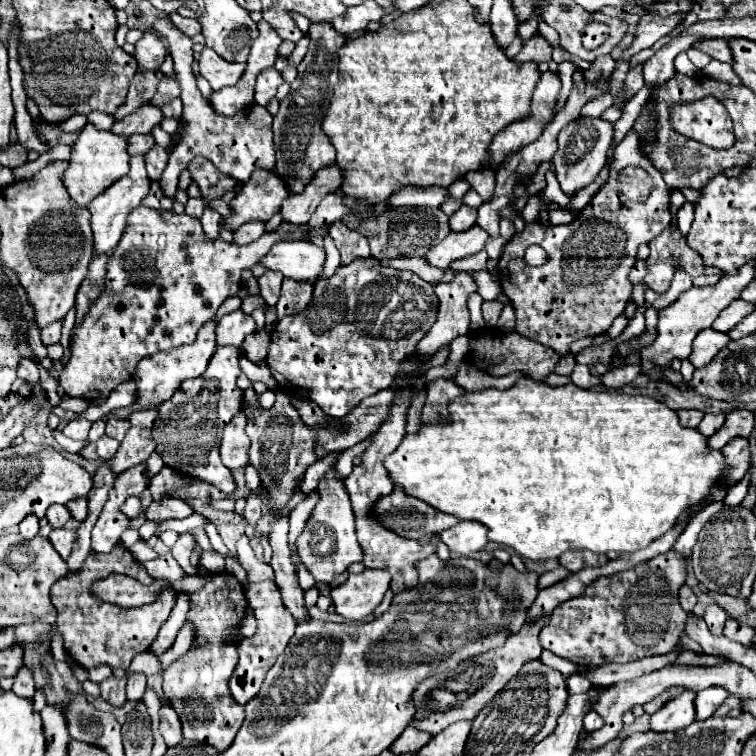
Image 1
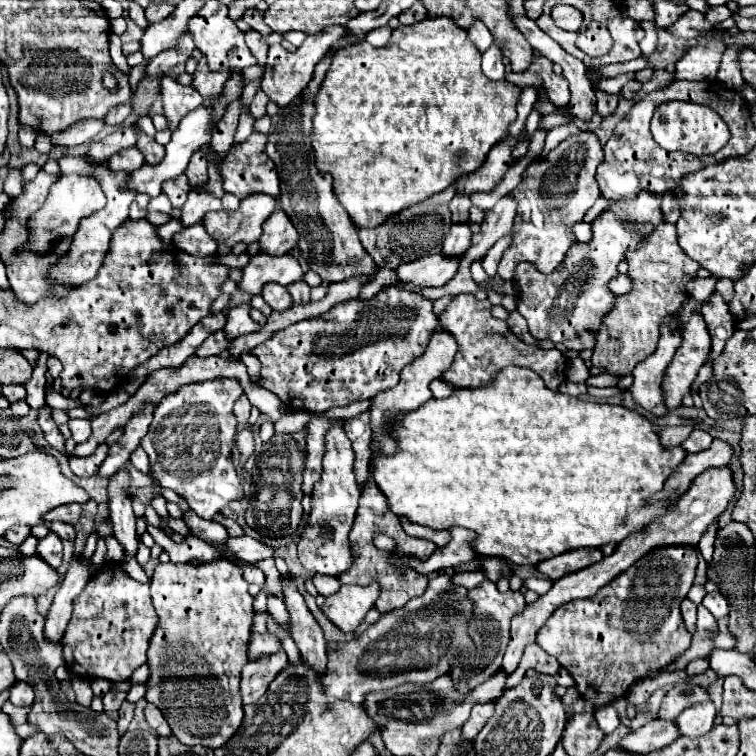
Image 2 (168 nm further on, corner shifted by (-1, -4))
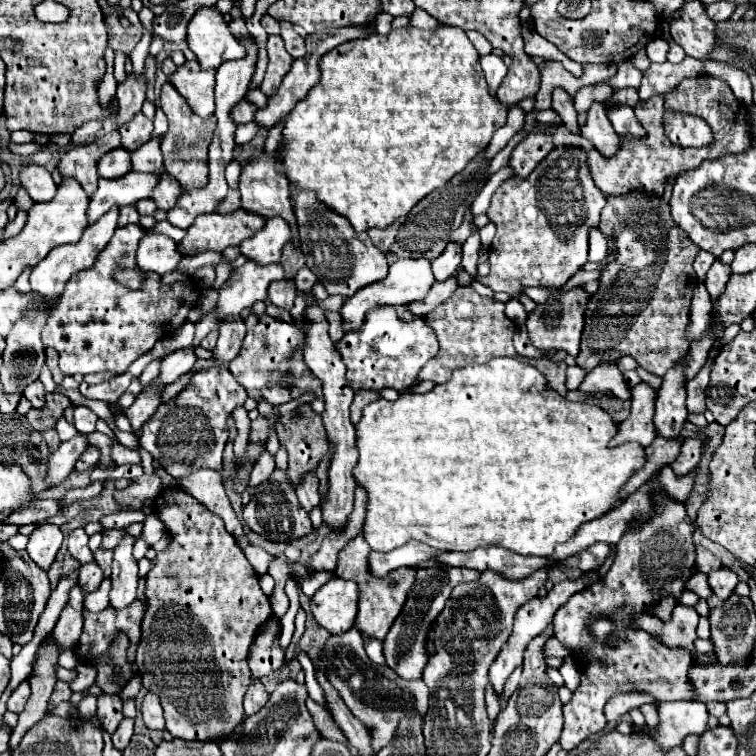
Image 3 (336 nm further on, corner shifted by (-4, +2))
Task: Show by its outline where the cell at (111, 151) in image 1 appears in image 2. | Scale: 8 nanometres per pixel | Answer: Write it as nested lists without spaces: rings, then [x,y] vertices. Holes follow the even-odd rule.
[[[61,175],[57,179],[57,183],[51,187],[45,205],[35,215],[29,215],[29,221],[27,221],[29,239],[19,251],[33,251],[37,255],[51,253],[53,245],[57,241],[63,241],[63,239],[69,239],[75,235],[79,221],[83,217],[89,217],[103,207],[105,207],[105,195],[103,195],[97,179],[87,177],[87,175],[79,175],[79,177]]]

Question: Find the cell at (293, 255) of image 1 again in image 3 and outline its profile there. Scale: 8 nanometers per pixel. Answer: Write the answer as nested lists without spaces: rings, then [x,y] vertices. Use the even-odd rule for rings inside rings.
[[[246,261],[220,289],[218,317],[238,315],[244,307],[252,307],[254,301],[264,301],[266,289],[274,279],[284,279],[284,267],[280,263],[256,265],[254,261]]]

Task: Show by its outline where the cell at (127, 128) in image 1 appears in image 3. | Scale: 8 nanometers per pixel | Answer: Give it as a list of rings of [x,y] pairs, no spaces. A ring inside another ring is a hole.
[[[106,137],[96,139],[88,145],[78,145],[68,149],[60,163],[58,169],[62,177],[74,177],[82,183],[88,195],[92,195],[98,189],[98,161],[112,151],[112,147],[106,145]]]

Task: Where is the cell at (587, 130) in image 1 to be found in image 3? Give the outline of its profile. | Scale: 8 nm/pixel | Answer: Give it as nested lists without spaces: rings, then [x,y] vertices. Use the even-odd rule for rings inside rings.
[[[556,147],[546,159],[542,159],[542,163],[538,163],[532,175],[512,177],[504,181],[492,195],[492,205],[486,215],[496,223],[498,231],[492,245],[488,247],[488,261],[492,267],[490,275],[482,277],[480,281],[494,291],[508,293],[510,297],[520,297],[520,287],[524,285],[562,287],[588,261],[588,229],[584,227],[598,225],[604,205],[606,197],[594,185],[588,169],[588,151],[582,147]],[[558,215],[564,215],[560,227],[556,227]]]

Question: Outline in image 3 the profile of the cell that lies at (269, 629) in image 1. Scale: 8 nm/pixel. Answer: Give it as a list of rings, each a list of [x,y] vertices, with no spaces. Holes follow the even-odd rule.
[[[254,679],[248,687],[248,693],[246,693],[246,699],[244,699],[244,709],[246,709],[246,715],[250,713],[256,713],[264,703],[266,703],[266,697],[268,697],[268,691],[266,687],[262,685],[260,679]]]

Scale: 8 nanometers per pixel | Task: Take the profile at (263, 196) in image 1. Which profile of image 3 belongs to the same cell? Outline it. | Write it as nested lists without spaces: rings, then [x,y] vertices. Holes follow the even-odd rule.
[[[238,209],[228,215],[206,213],[198,215],[188,235],[180,241],[178,251],[182,255],[194,255],[200,251],[224,251],[230,245],[240,245],[264,227],[266,219],[250,211]]]

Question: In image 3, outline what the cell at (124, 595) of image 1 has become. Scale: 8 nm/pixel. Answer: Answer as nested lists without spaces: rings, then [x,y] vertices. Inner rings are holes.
[[[168,489],[168,491],[162,491],[156,501],[154,501],[154,511],[156,515],[164,521],[166,529],[172,533],[172,543],[166,551],[158,553],[152,561],[152,569],[148,571],[146,575],[146,601],[148,601],[148,611],[146,611],[146,617],[142,621],[142,645],[138,647],[138,657],[136,657],[136,667],[140,669],[142,673],[142,685],[156,693],[160,697],[160,703],[164,707],[164,719],[166,719],[166,729],[174,735],[174,737],[180,737],[180,739],[186,739],[186,741],[212,741],[214,737],[222,737],[222,735],[228,735],[232,733],[244,719],[244,707],[242,703],[238,705],[238,699],[244,699],[246,695],[246,689],[250,685],[250,669],[248,666],[248,653],[250,643],[258,631],[258,627],[270,619],[272,611],[270,611],[270,605],[268,605],[268,597],[262,593],[260,585],[258,585],[258,575],[256,571],[252,569],[252,565],[248,563],[248,559],[244,557],[242,549],[238,547],[236,539],[224,529],[222,525],[222,519],[220,517],[214,517],[214,513],[210,513],[208,509],[202,509],[202,505],[198,505],[198,501],[194,501],[194,497],[190,497],[188,493],[180,491],[180,489]]]

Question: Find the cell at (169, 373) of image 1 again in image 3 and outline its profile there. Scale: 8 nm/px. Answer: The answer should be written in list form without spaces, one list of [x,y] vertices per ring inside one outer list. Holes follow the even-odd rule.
[[[78,433],[74,439],[60,443],[58,451],[48,459],[48,485],[58,485],[64,481],[70,471],[74,471],[74,463],[88,447],[88,435]]]

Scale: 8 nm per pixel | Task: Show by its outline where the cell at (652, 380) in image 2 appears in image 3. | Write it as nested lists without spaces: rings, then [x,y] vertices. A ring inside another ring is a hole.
[[[638,383],[632,387],[632,413],[630,417],[620,423],[618,433],[610,441],[610,447],[622,445],[628,441],[638,441],[640,445],[650,445],[656,437],[654,429],[654,403],[656,403],[656,389],[648,383]]]

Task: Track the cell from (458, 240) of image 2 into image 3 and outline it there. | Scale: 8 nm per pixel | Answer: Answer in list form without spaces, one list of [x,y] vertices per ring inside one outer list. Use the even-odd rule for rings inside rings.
[[[450,241],[444,249],[444,253],[432,261],[432,271],[434,271],[434,277],[438,281],[450,277],[458,267],[460,267],[460,261],[462,261],[462,245],[460,243],[454,243]]]

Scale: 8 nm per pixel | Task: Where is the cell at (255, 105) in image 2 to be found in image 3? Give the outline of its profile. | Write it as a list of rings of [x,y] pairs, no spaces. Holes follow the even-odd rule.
[[[242,99],[242,105],[234,107],[234,121],[250,123],[250,121],[254,121],[256,111],[258,111],[258,107],[254,103],[250,103],[248,99]]]

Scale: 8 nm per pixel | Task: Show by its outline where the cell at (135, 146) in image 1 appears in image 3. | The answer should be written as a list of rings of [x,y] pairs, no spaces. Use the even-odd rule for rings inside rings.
[[[124,147],[112,149],[110,153],[106,153],[106,157],[102,157],[102,161],[98,163],[98,175],[104,179],[116,179],[122,177],[126,173],[132,171],[132,161],[130,161],[130,151]]]

